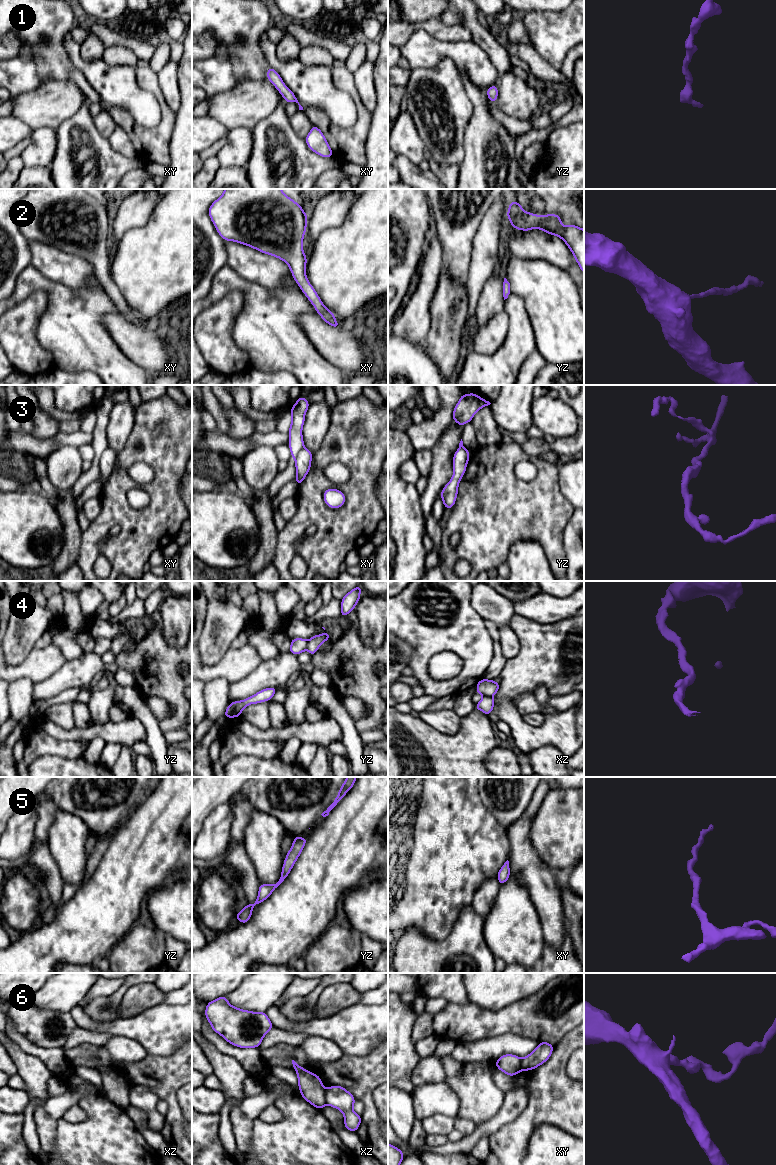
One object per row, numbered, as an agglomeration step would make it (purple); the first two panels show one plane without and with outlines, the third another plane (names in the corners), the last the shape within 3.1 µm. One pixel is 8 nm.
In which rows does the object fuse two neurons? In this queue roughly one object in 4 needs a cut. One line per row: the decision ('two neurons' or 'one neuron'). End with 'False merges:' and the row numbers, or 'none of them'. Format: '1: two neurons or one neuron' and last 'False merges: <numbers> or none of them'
1: one neuron
2: one neuron
3: two neurons
4: two neurons
5: one neuron
6: two neurons
False merges: 3, 4, 6

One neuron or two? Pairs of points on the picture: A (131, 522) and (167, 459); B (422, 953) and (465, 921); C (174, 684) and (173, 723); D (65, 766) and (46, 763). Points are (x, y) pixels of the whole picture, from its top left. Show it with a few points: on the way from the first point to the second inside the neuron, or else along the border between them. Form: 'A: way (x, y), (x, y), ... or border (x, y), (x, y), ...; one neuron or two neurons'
A: way (149, 512), (164, 497), (167, 477); one neuron
B: way (434, 953), (440, 953), (460, 933); one neuron
C: way (174, 694), (179, 701), (179, 713); one neuron
D: way (60, 765), (51, 765); one neuron

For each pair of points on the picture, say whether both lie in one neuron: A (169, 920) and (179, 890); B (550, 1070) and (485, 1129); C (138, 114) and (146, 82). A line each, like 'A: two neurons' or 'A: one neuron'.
A: one neuron
B: two neurons
C: two neurons

